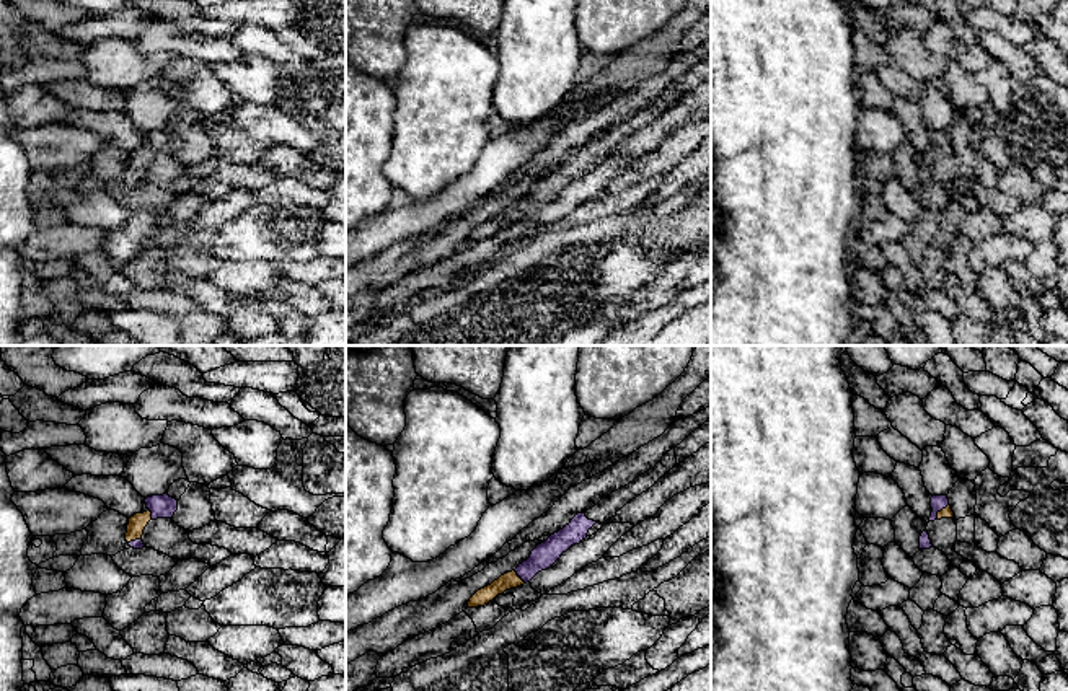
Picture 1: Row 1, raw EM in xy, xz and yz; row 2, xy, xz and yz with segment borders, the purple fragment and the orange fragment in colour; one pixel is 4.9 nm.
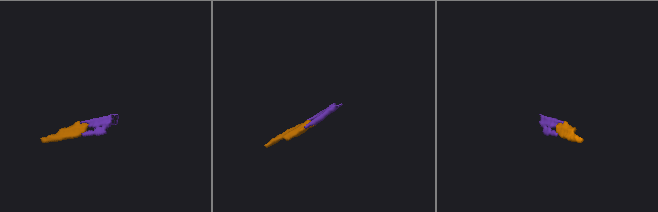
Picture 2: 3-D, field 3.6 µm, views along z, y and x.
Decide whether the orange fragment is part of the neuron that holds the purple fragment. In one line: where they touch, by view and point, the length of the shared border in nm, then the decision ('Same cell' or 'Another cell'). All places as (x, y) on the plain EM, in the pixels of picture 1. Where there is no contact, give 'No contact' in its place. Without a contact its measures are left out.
Touches purple at yz (940, 145). Shared border 100 nm. Same cell

